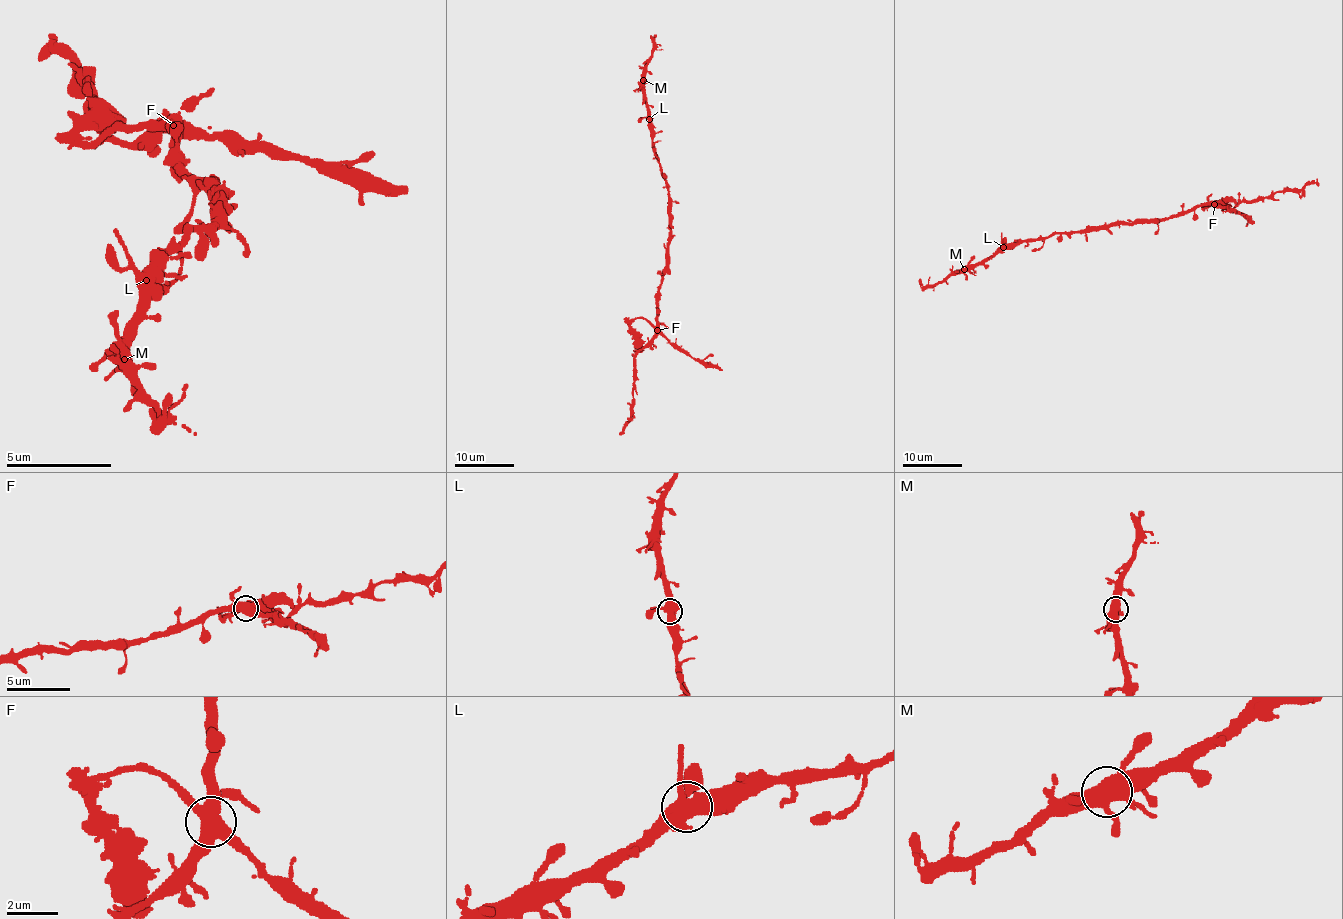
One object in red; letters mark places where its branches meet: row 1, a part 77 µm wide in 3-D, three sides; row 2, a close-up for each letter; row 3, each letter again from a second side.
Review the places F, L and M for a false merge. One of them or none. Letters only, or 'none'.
F

